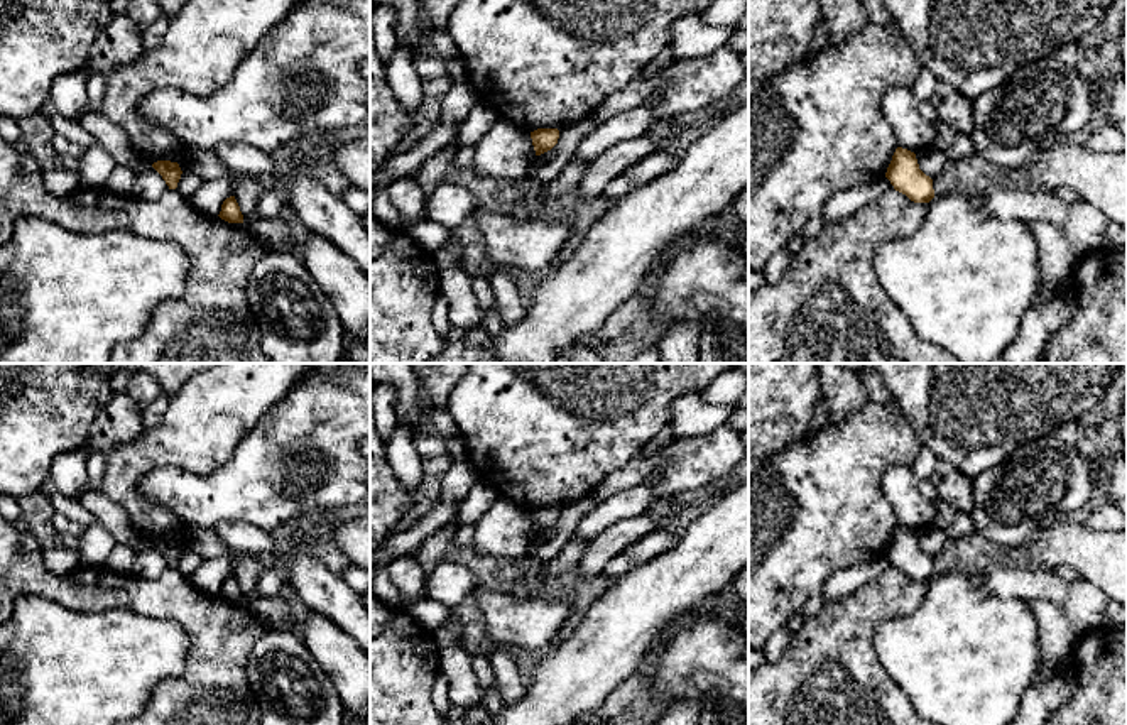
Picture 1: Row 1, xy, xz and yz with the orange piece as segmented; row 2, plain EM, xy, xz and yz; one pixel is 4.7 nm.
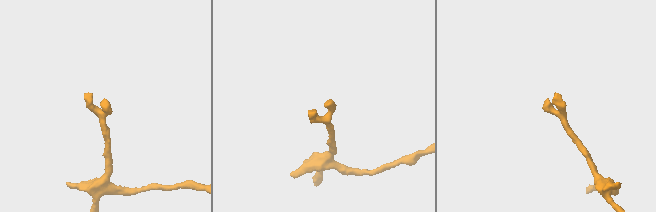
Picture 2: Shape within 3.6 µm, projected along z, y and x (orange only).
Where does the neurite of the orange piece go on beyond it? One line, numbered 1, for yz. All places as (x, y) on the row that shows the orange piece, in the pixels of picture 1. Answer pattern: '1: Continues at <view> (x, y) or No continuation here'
1: No continuation here

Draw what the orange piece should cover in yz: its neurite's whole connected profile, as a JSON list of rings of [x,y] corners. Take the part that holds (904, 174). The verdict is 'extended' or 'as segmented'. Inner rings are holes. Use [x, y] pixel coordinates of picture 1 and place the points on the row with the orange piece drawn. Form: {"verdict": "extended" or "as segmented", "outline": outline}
{"verdict": "as segmented", "outline": [[[896,149],[885,177],[914,203],[929,203],[934,198],[933,179],[919,169],[916,154],[907,149]]]}

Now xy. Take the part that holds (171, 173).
{"verdict": "as segmented", "outline": [[[157,161],[157,162],[152,164],[152,167],[162,176],[162,179],[166,181],[169,189],[177,188],[177,183],[179,183],[181,174],[182,174],[177,162]]]}

